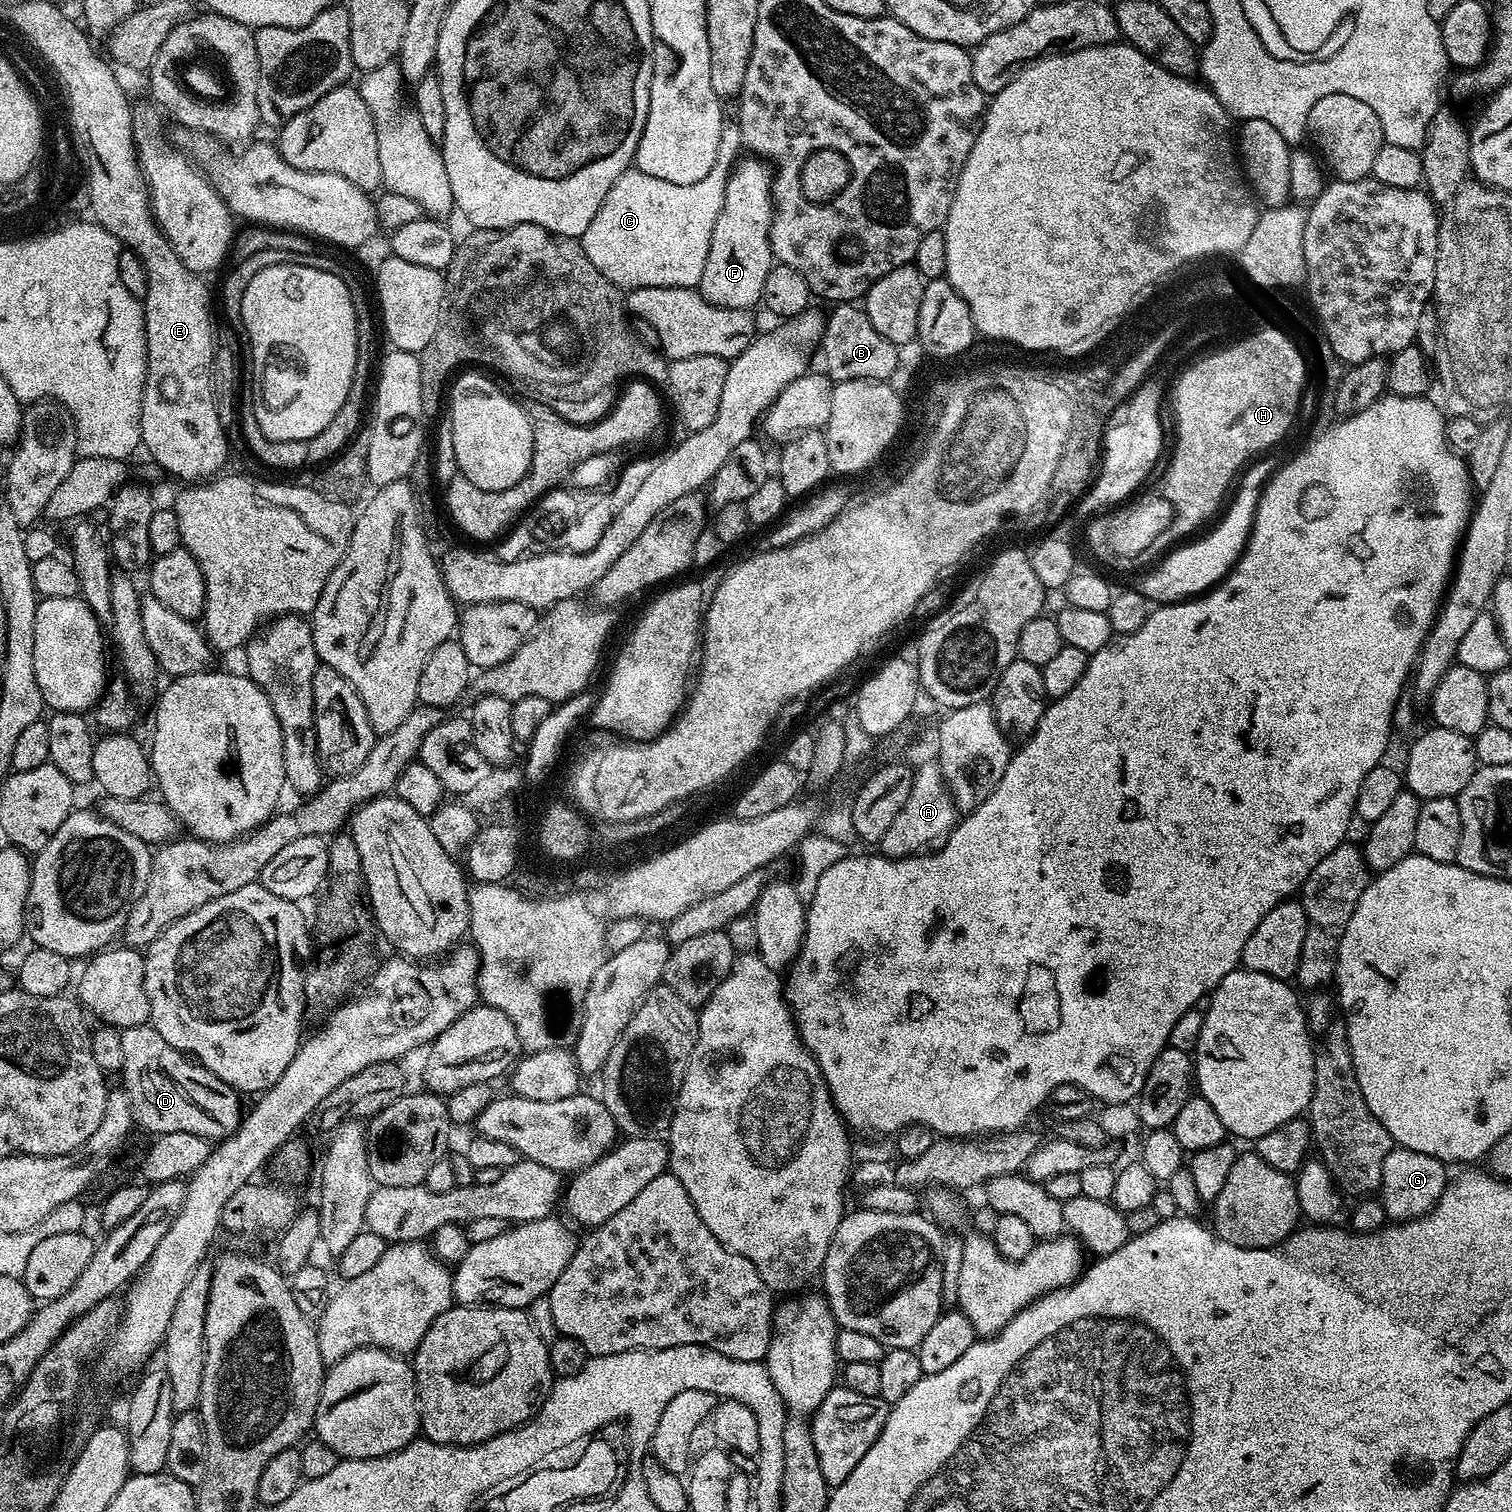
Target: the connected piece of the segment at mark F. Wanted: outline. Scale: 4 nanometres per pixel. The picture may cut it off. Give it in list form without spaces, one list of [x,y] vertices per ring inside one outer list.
[[[737,159],[736,163],[732,165],[732,173],[728,175],[726,198],[722,202],[718,222],[714,222],[714,234],[710,238],[710,250],[706,254],[706,270],[702,270],[698,291],[707,300],[714,302],[714,306],[752,310],[755,309],[755,304],[757,307],[762,301],[762,285],[766,283],[766,274],[770,274],[774,263],[771,242],[774,215],[774,197],[772,195],[774,172],[763,159],[744,159]]]

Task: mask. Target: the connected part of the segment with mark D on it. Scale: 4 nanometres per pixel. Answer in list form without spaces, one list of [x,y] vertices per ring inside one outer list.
[[[151,1023],[139,1024],[133,1028],[125,1028],[120,1032],[120,1037],[122,1038],[122,1050],[124,1051],[124,1056],[122,1057],[122,1079],[124,1079],[124,1081],[122,1081],[122,1087],[124,1091],[128,1093],[128,1097],[132,1103],[132,1115],[135,1123],[139,1125],[139,1127],[141,1124],[146,1131],[152,1132],[151,1134],[159,1134],[162,1132],[166,1134],[178,1134],[179,1132],[182,1134],[198,1134],[203,1140],[209,1142],[223,1141],[236,1131],[236,1127],[239,1126],[242,1119],[242,1111],[240,1112],[241,1097],[235,1088],[232,1088],[226,1082],[222,1082],[222,1078],[218,1078],[209,1068],[205,1068],[203,1064],[193,1062],[185,1053],[180,1052],[176,1048],[172,1048],[170,1042],[166,1042],[166,1038],[162,1038],[162,1034],[158,1034],[158,1030],[152,1028]]]

